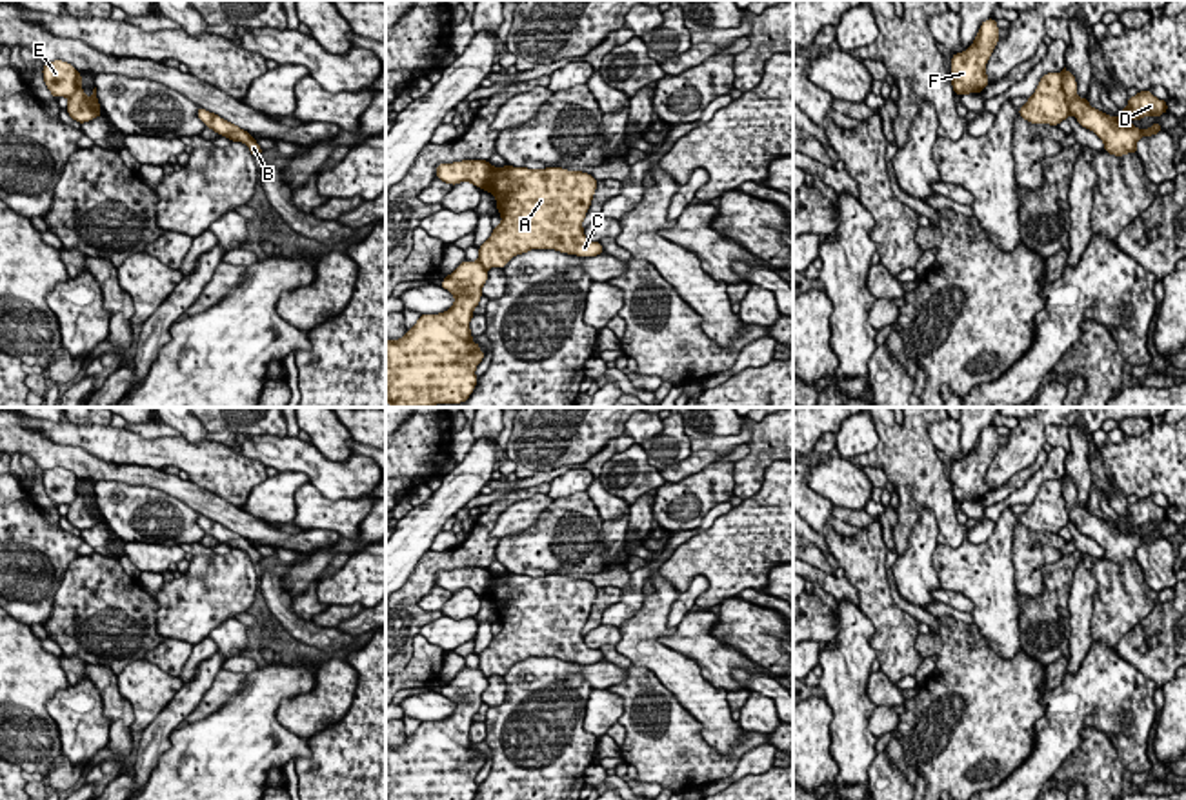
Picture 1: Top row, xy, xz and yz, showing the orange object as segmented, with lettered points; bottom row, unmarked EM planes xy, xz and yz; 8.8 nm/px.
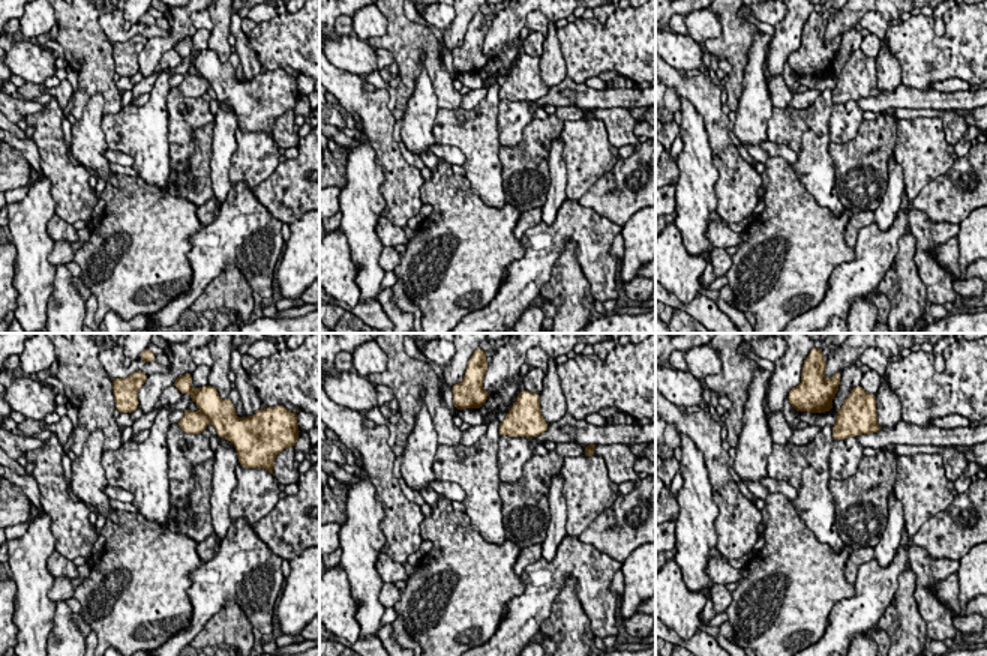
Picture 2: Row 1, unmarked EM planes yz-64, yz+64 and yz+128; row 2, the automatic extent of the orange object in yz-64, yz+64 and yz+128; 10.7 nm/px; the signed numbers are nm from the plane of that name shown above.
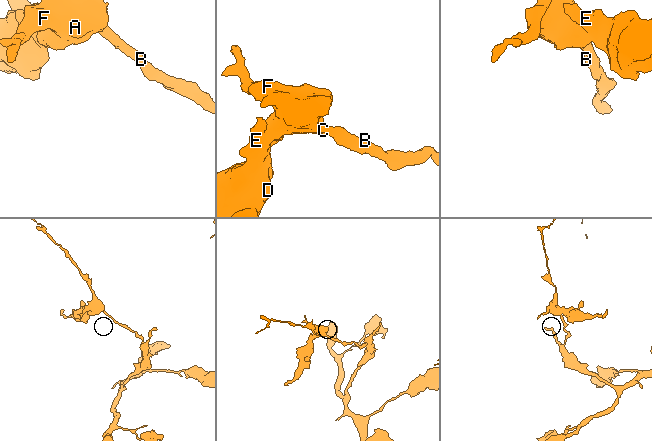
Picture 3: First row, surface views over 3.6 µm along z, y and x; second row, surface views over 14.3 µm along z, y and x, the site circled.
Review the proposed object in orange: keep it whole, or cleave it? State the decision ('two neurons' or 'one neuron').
two neurons

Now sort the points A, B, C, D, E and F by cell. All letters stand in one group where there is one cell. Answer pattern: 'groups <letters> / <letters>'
groups A B C F / D E

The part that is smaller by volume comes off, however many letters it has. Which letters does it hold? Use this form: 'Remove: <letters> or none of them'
Remove: D, E

